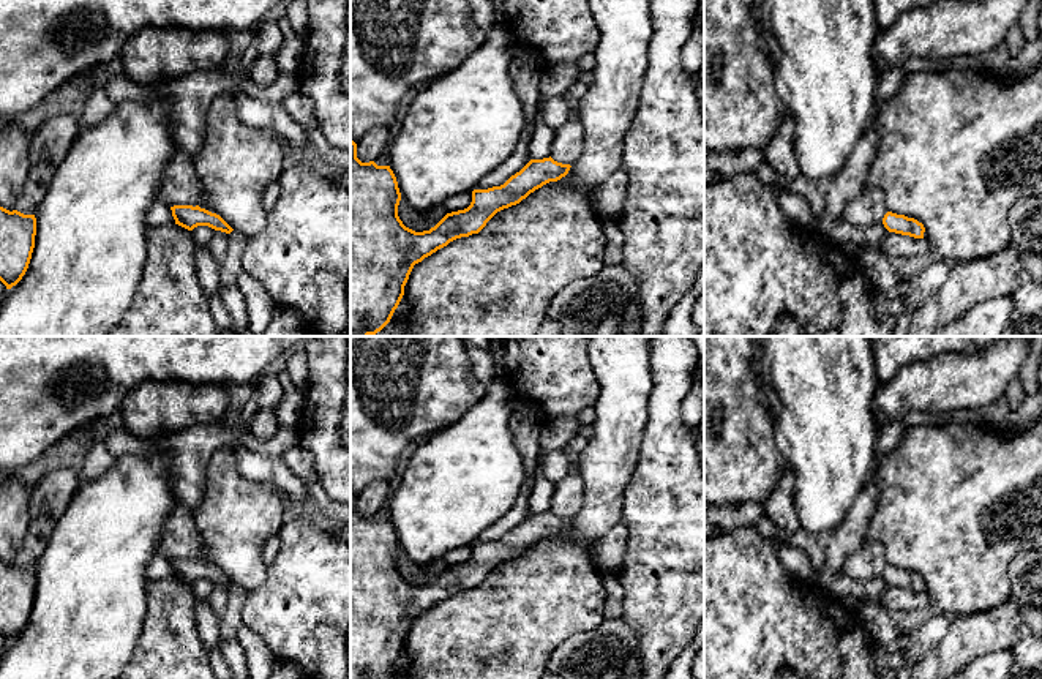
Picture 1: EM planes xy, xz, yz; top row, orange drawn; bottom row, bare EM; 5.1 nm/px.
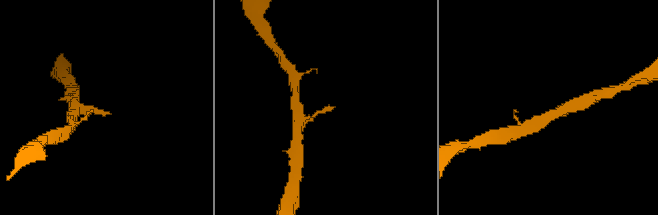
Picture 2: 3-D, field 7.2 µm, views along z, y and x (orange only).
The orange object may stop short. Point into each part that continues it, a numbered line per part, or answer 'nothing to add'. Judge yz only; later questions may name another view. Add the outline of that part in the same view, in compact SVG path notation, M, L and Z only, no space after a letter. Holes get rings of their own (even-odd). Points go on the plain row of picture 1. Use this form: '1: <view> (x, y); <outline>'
1: yz (869, 562); M870 543L846 557L843 572L859 583L867 583L883 576L886 567L883 548L878 543Z

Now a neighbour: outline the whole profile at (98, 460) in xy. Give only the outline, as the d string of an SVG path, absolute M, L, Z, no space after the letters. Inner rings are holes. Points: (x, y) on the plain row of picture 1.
M104 441L95 442L84 460L82 482L92 482L99 478L114 464L115 458L107 450Z

